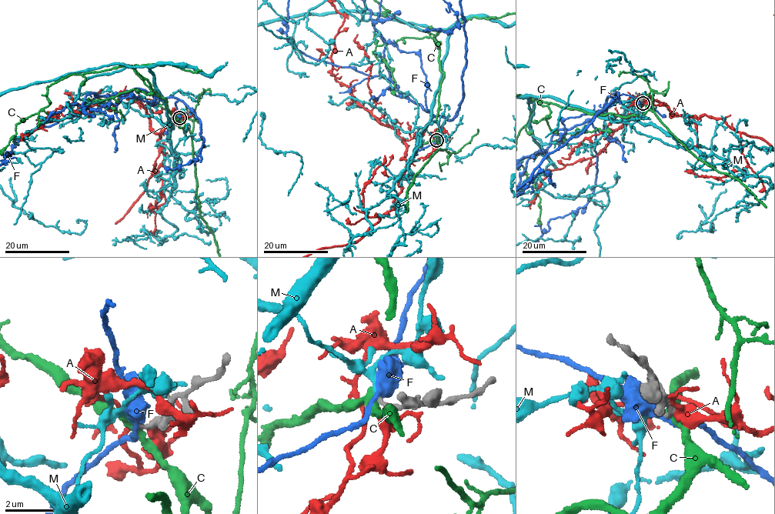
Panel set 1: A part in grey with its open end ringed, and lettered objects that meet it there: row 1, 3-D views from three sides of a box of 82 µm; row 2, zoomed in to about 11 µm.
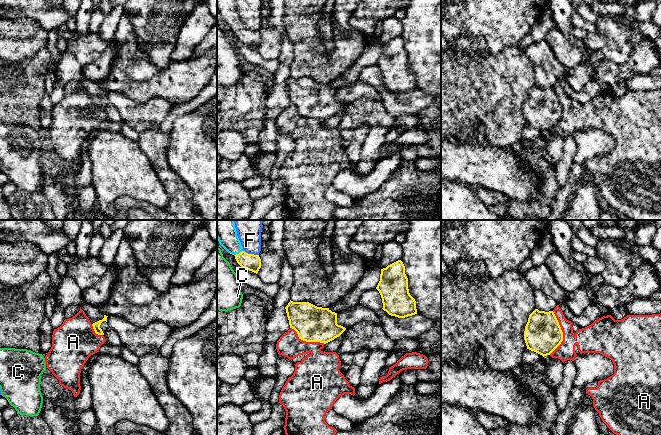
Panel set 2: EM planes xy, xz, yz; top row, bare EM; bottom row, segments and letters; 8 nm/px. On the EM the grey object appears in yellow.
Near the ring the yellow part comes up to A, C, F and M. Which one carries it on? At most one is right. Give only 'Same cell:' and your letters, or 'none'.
Same cell: M

